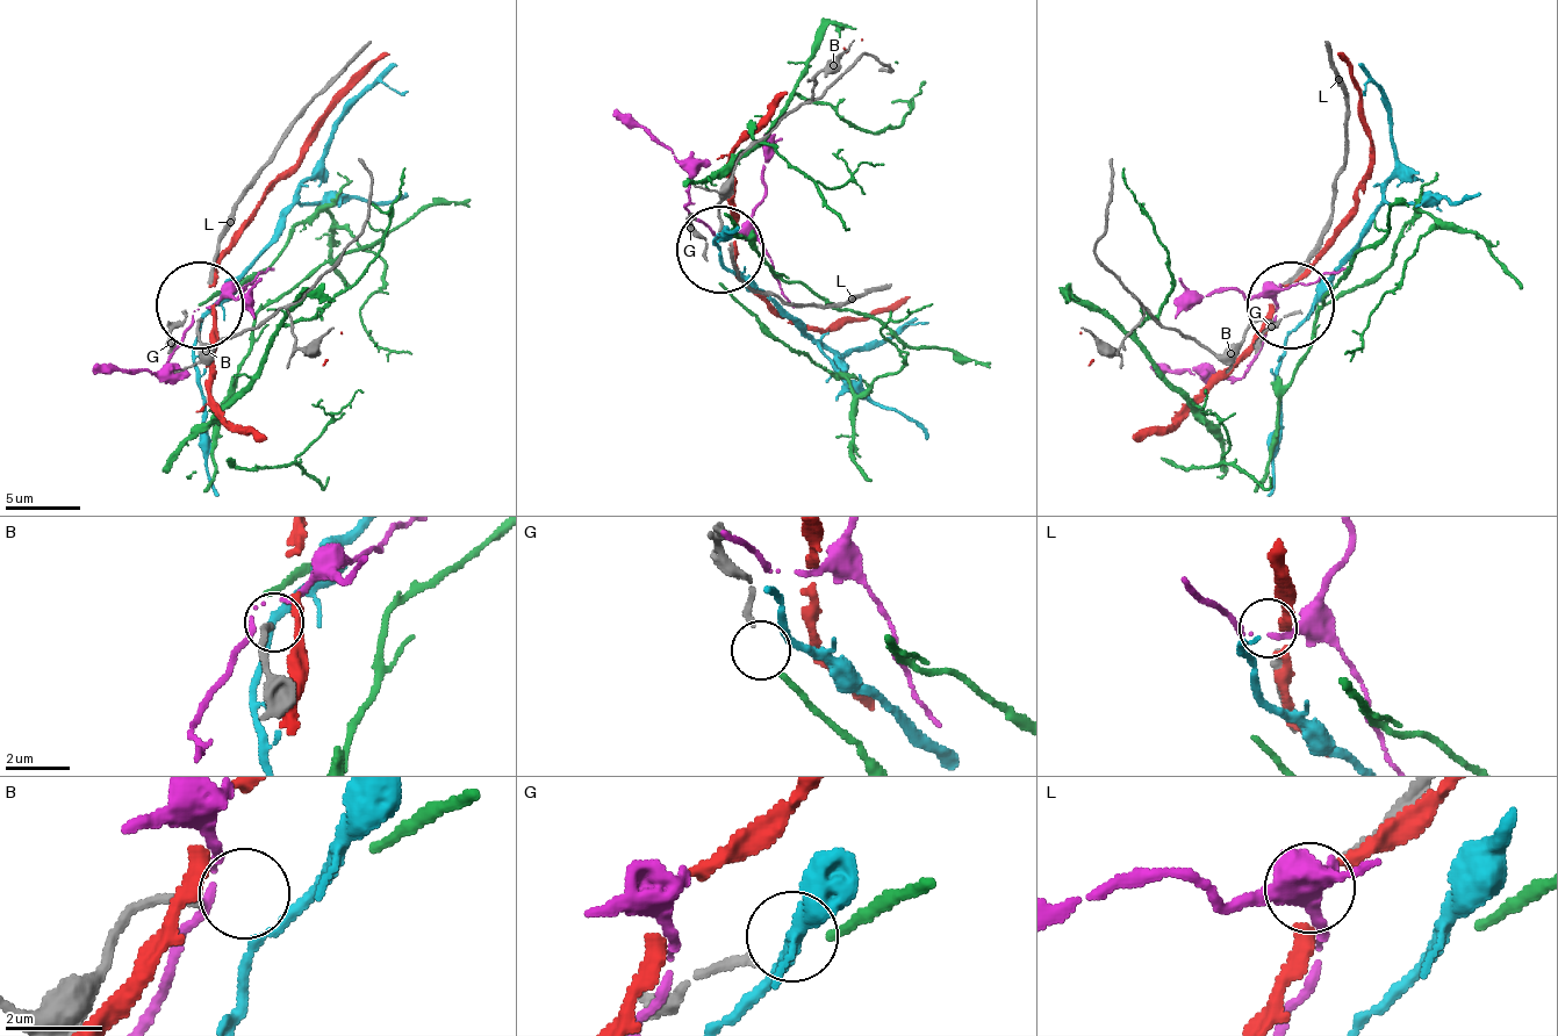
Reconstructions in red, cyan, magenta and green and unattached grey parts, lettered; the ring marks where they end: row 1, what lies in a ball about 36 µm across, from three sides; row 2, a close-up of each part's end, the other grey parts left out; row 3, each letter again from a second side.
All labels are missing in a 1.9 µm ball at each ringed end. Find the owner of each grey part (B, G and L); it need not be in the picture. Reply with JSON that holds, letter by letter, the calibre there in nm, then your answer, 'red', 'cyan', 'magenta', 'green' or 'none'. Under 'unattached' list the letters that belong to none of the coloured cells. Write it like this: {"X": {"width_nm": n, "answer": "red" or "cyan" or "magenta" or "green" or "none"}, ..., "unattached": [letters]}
{"B": {"width_nm": 170, "answer": "cyan"}, "G": {"width_nm": 180, "answer": "green"}, "L": {"width_nm": 220, "answer": "none"}, "unattached": ["L"]}

